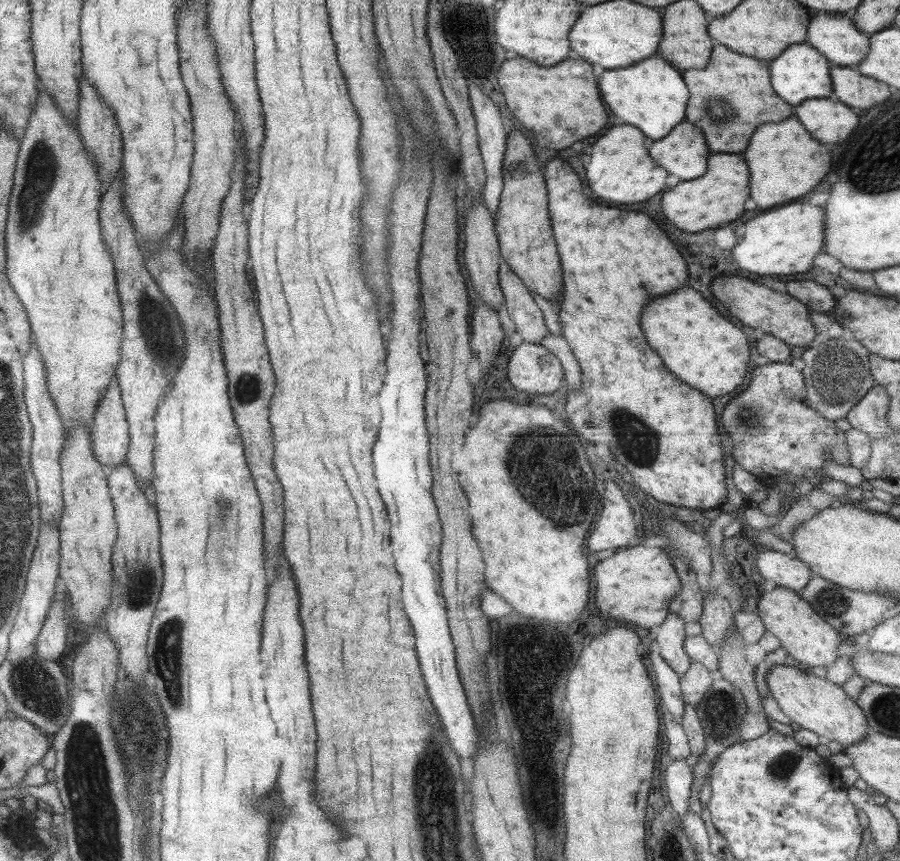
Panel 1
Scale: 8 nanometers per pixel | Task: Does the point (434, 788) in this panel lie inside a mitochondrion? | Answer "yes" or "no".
yes

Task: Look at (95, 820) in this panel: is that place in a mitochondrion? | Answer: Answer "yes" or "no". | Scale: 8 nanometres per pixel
yes

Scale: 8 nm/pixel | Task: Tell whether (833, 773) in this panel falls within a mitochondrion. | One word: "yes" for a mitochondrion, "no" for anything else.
no

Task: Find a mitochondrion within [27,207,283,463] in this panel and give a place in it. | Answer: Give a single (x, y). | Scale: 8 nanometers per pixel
(152, 318)

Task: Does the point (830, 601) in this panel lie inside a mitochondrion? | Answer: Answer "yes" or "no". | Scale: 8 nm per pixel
yes

